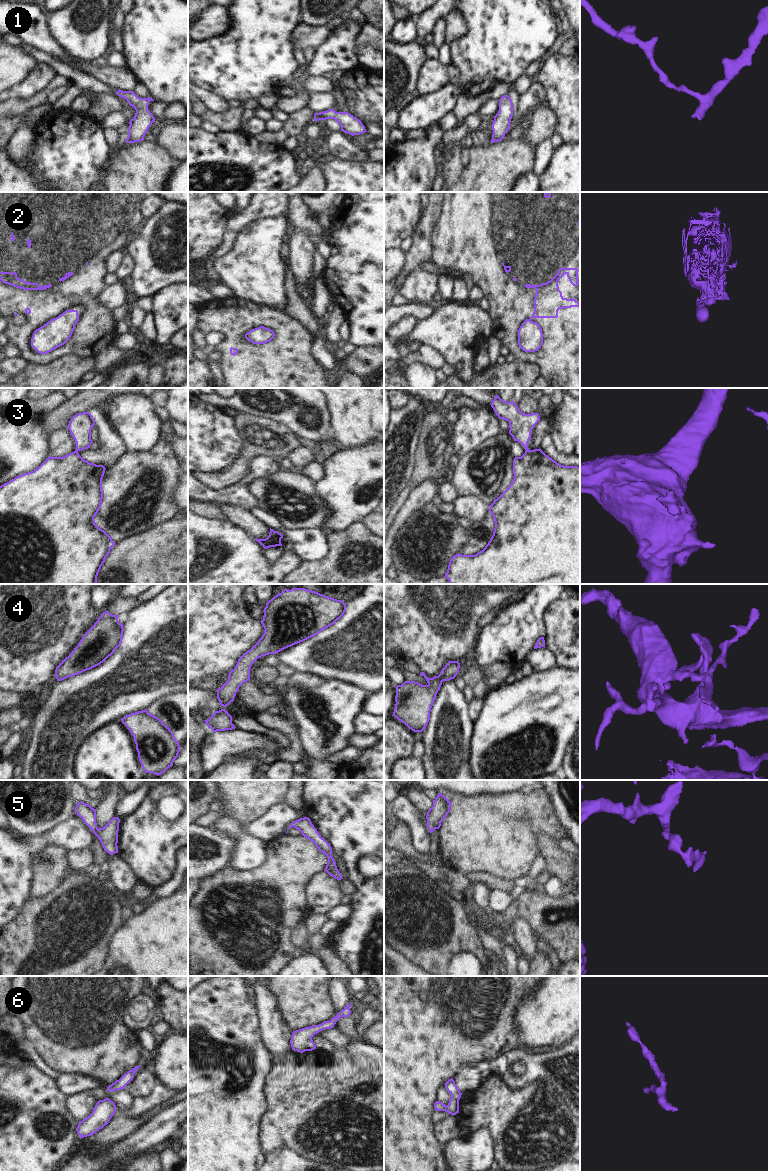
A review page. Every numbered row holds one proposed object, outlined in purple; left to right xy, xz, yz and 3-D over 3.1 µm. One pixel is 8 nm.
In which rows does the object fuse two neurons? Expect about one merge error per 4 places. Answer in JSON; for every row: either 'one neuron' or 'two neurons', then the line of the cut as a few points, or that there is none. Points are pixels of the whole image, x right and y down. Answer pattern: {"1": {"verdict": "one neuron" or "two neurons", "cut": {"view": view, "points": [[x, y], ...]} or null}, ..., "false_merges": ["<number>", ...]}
{"1": {"verdict": "one neuron", "cut": null}, "2": {"verdict": "two neurons", "cut": {"view": "yz", "points": [[526, 319], [530, 320]]}}, "3": {"verdict": "two neurons", "cut": {"view": "yz", "points": [[528, 449], [526, 451]]}}, "4": {"verdict": "one neuron", "cut": null}, "5": {"verdict": "one neuron", "cut": null}, "6": {"verdict": "one neuron", "cut": null}, "false_merges": ["2", "3"]}

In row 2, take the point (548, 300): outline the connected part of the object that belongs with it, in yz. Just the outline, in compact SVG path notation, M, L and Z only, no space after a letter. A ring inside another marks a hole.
M561 268L558 270L557 274L548 282L542 283L540 285L531 285L531 284L525 284L524 286L528 288L534 288L536 290L536 295L534 299L534 313L529 319L532 318L557 318L558 317L558 311L563 308L571 308L571 307L580 307L580 303L576 301L574 298L567 299L562 296L562 292L559 290L558 281L560 278L562 278L564 275L567 275L570 283L573 286L578 286L578 269L577 268Z

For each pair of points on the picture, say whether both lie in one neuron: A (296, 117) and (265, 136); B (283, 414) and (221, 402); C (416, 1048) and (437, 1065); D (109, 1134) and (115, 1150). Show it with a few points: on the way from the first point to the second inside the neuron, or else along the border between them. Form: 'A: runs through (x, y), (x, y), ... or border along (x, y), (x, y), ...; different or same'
A: runs through (290, 125), (279, 136), (273, 136); same
B: runs through (268, 412), (258, 411), (242, 402), (236, 402); same
C: runs through (421, 1049), (432, 1060); same
D: border along (132, 1131), (111, 1146); different

